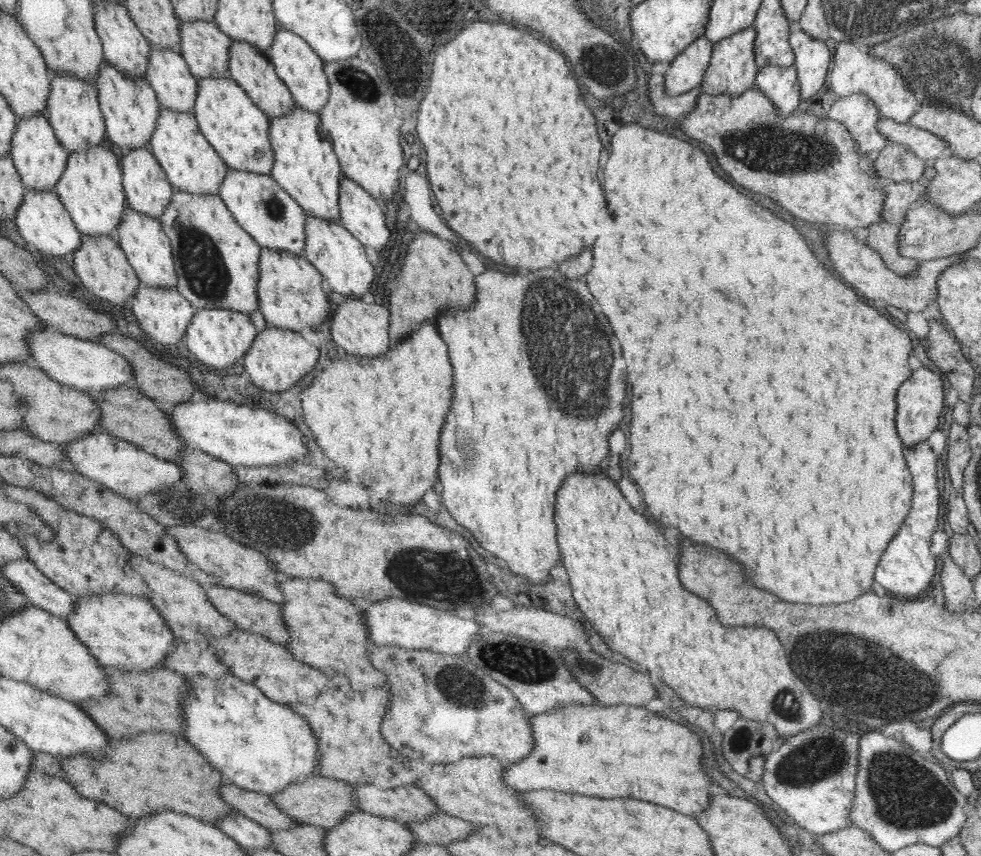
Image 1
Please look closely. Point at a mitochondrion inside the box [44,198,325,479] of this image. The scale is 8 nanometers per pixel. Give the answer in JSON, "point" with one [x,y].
{"point":[205,273]}

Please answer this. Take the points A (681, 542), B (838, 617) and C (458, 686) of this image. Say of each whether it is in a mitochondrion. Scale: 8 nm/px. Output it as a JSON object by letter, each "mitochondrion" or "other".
{"A":"other","B":"other","C":"mitochondrion"}

